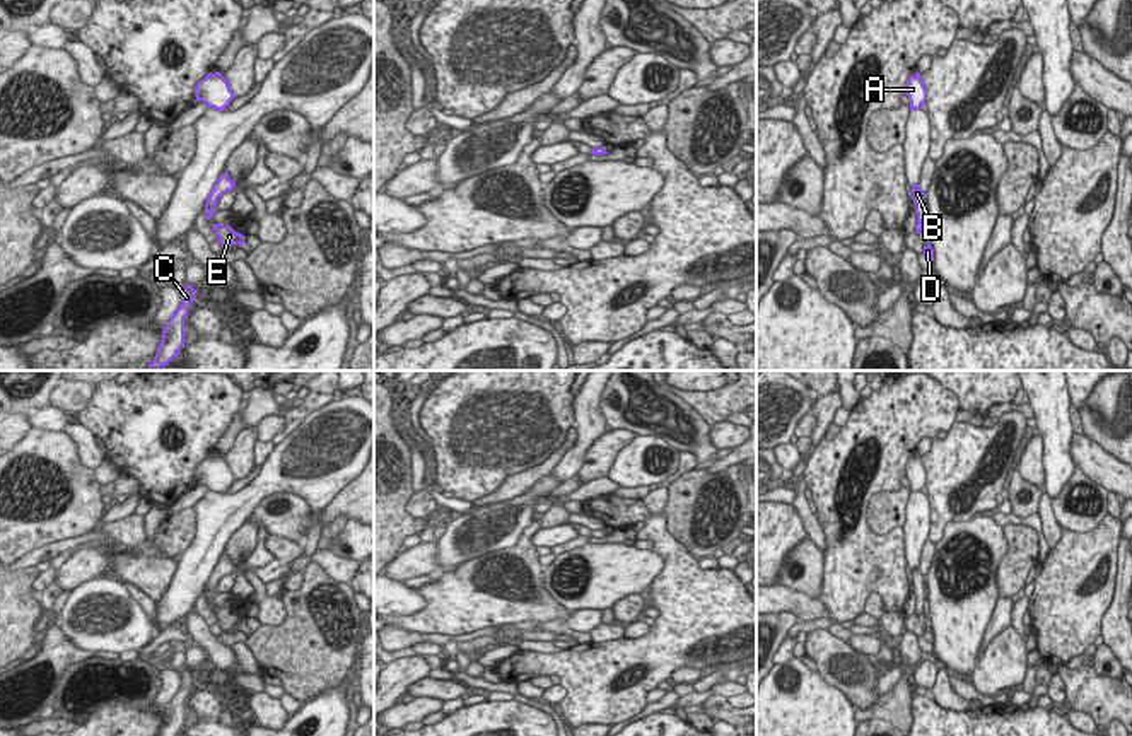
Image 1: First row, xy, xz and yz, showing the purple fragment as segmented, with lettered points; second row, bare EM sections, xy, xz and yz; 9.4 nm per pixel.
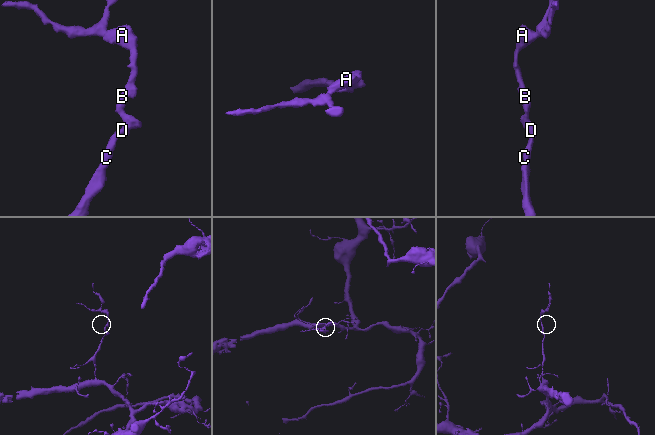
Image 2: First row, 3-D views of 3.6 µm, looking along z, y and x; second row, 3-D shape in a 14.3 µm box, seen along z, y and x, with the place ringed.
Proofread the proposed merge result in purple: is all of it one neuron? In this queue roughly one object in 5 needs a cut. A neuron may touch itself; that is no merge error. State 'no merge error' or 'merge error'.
no merge error

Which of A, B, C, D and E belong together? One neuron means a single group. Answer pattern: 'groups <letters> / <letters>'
groups A B C D E

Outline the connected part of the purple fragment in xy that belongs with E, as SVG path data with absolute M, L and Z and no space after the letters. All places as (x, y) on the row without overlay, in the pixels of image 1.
M213 606L212 611L224 632L229 632L234 627L239 627L239 628L244 627L242 625L244 618L236 615L230 608Z

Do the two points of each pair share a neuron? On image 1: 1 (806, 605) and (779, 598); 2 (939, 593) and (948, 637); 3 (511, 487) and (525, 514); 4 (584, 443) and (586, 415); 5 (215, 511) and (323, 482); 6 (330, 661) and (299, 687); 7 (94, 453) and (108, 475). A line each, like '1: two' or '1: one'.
1: one
2: one
3: two
4: one
5: one
6: one
7: two

